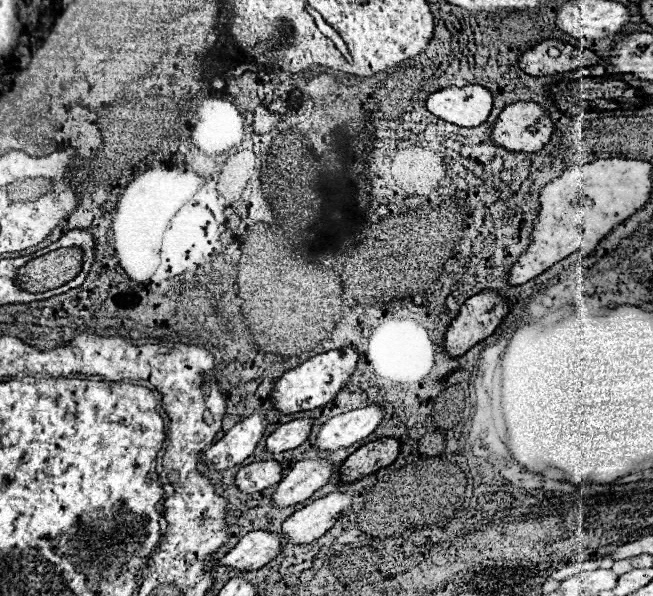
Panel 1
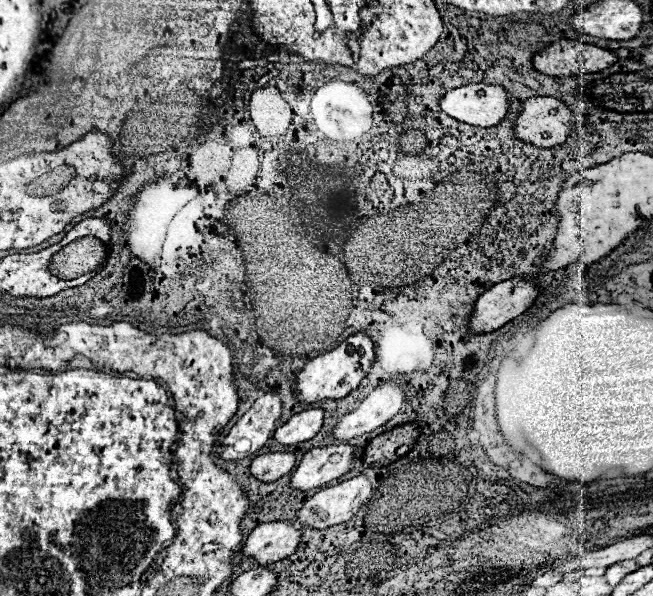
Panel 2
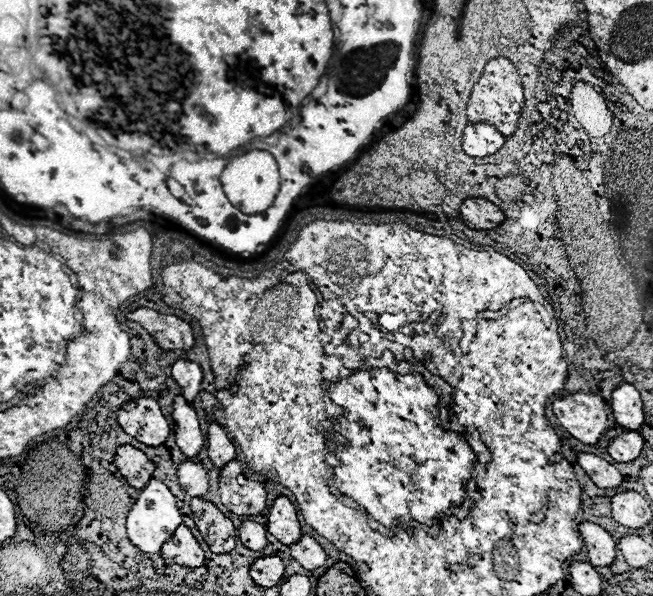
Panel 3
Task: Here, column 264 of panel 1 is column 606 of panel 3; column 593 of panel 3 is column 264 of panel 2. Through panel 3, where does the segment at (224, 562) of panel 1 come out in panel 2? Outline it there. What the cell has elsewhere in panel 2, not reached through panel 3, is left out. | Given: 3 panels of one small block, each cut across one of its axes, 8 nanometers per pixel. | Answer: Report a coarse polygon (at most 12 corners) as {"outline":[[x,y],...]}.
{"outline":[[296,518],[256,526],[244,556],[272,564],[296,552]]}

